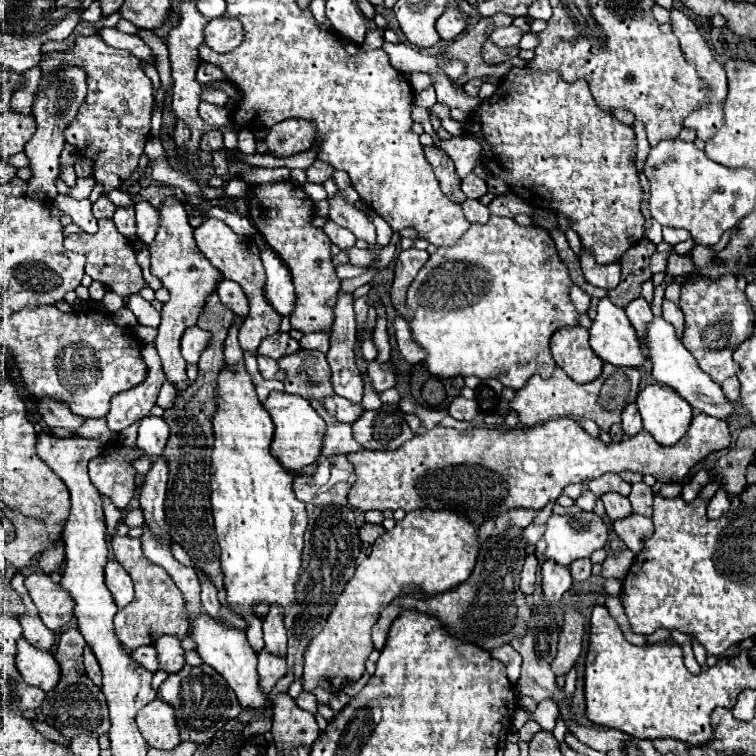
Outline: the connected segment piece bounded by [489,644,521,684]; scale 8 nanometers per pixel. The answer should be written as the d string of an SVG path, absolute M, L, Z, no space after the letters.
M505 644L505 646L501 646L501 648L491 650L489 654L505 664L507 676L509 676L509 680L515 684L515 682L519 680L519 672L521 672L521 656L519 656L519 652L517 652L511 644Z

